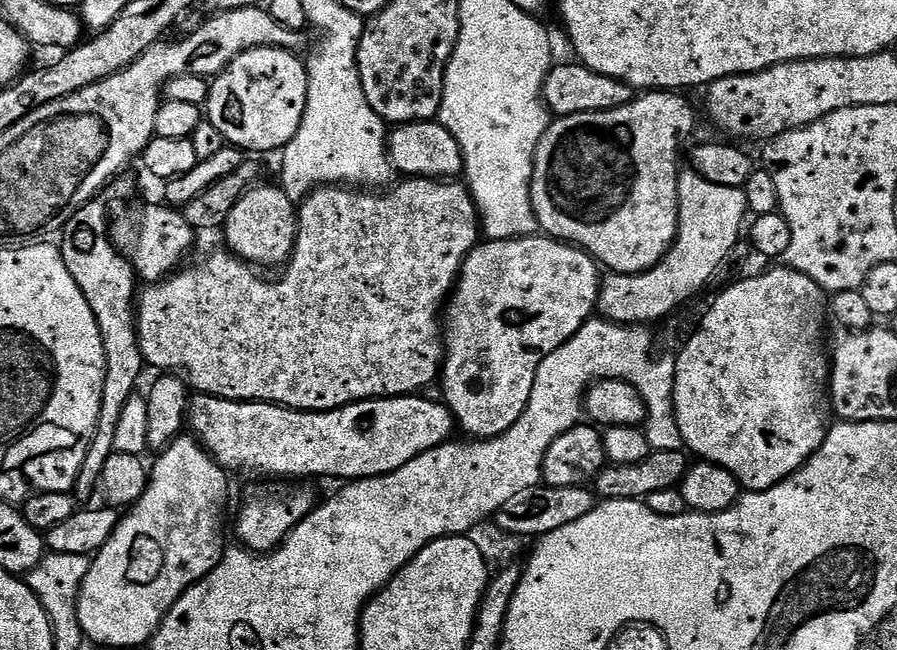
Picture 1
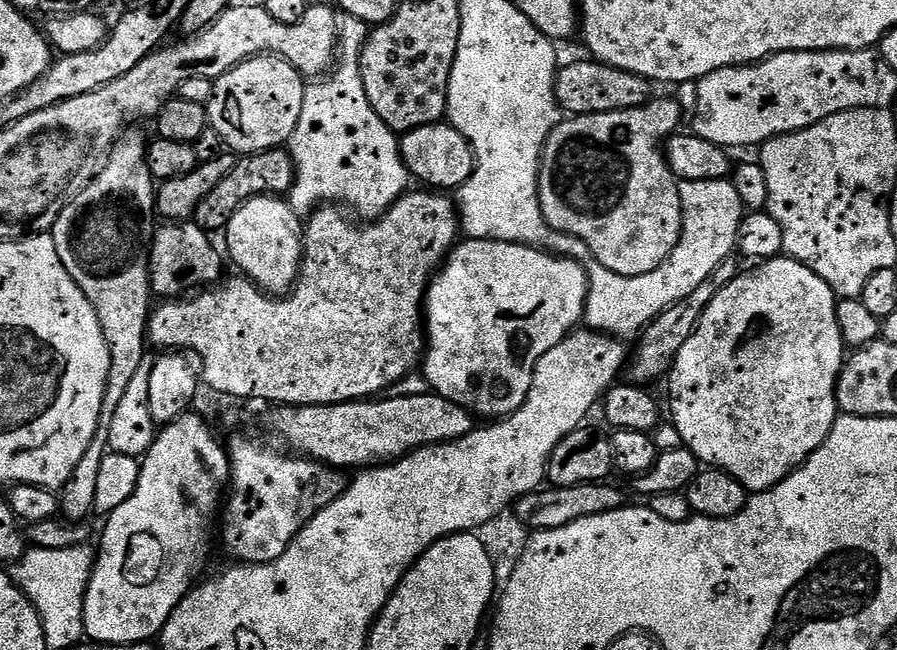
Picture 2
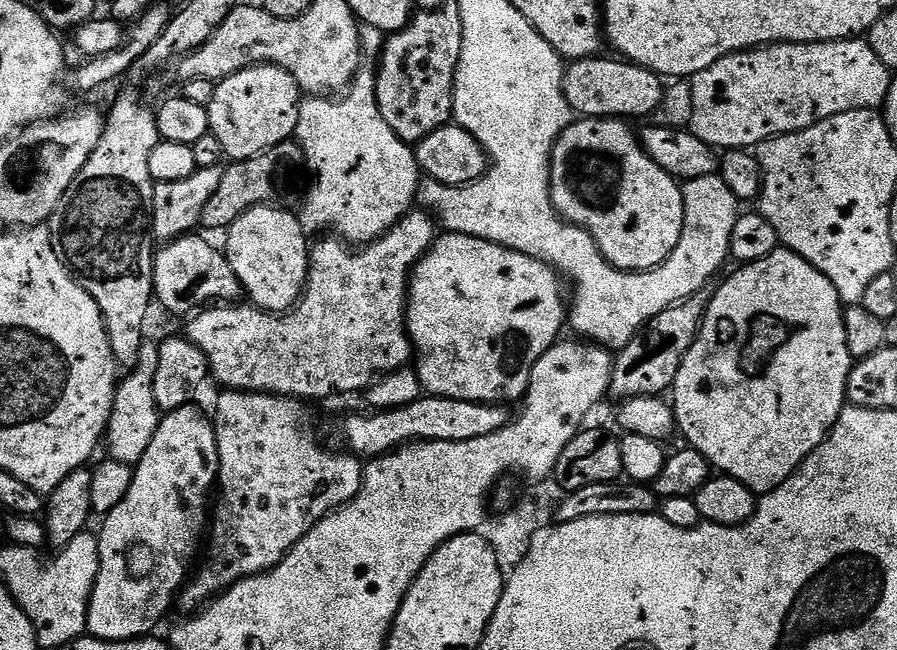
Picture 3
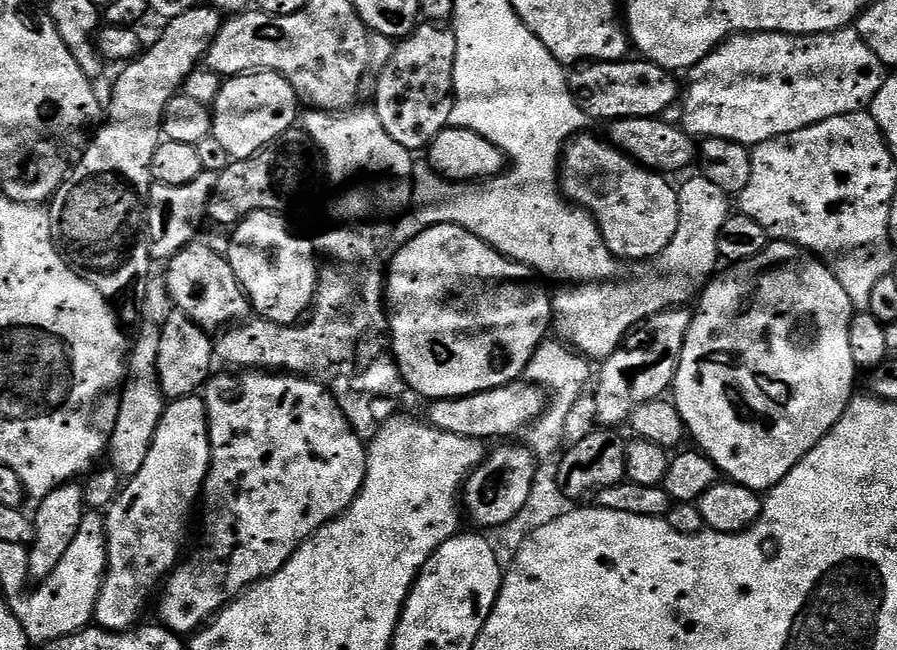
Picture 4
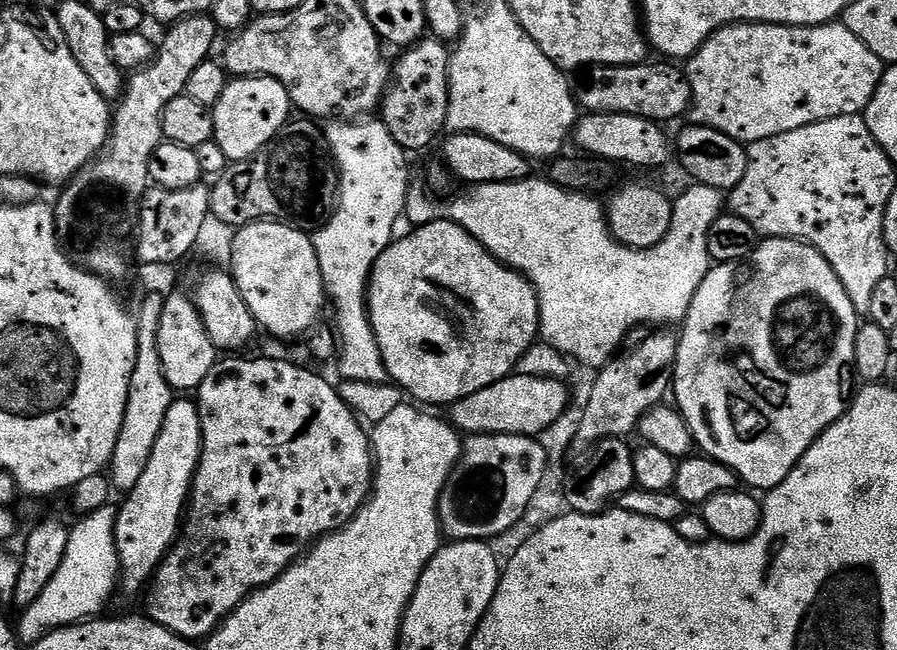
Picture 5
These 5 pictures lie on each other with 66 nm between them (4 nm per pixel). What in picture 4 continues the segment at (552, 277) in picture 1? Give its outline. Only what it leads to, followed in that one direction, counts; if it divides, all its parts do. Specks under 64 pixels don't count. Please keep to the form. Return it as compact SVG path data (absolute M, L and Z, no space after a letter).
M435 224L417 233L409 244L401 246L398 256L393 258L392 265L388 268L388 276L386 272L386 332L392 335L390 355L396 361L405 385L411 391L413 388L418 395L425 396L425 401L431 402L459 396L473 396L479 392L517 383L528 368L530 358L534 358L534 350L538 350L538 346L544 343L552 328L552 297L549 289L543 288L545 285L537 279L532 269L516 260L511 260L509 256L502 255L486 242L482 242L482 238L470 234L470 230L462 226Z

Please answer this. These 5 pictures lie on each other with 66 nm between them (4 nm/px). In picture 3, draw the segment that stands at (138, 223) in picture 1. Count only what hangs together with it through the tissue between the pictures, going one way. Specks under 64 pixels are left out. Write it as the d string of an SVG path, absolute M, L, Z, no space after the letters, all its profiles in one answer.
M200 234L180 236L161 248L164 249L155 253L152 265L152 286L159 307L161 304L162 307L187 317L193 310L217 302L236 302L241 299L240 280L234 274L227 255L221 249L219 252L210 241L203 240Z

